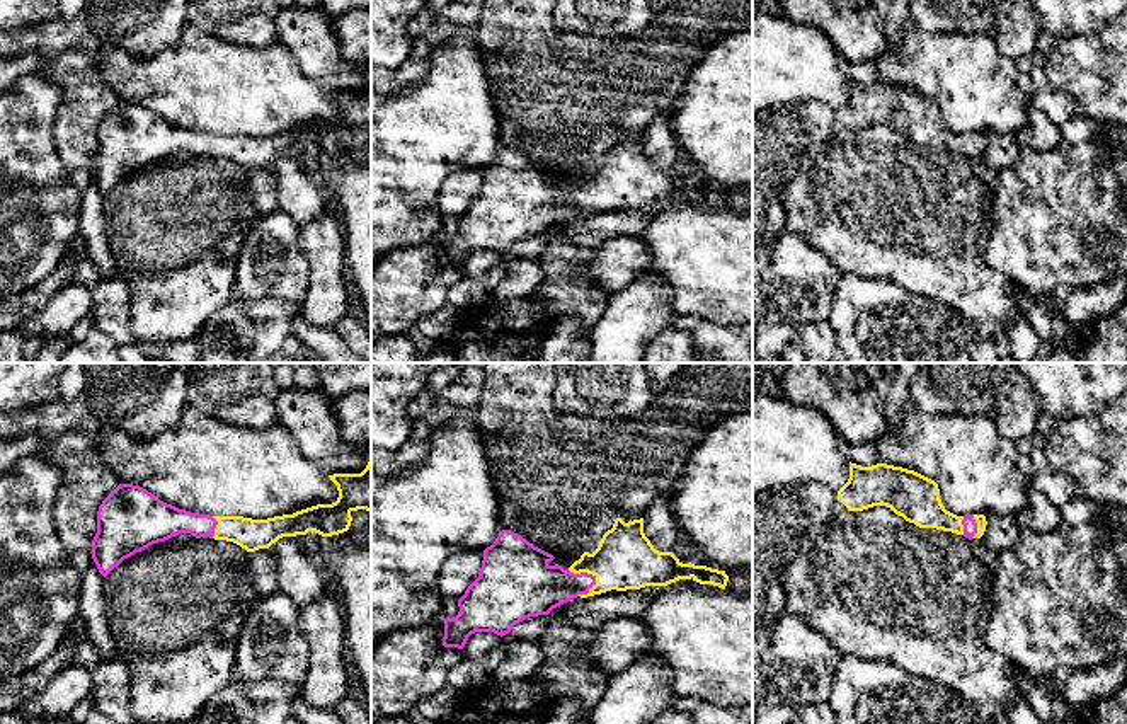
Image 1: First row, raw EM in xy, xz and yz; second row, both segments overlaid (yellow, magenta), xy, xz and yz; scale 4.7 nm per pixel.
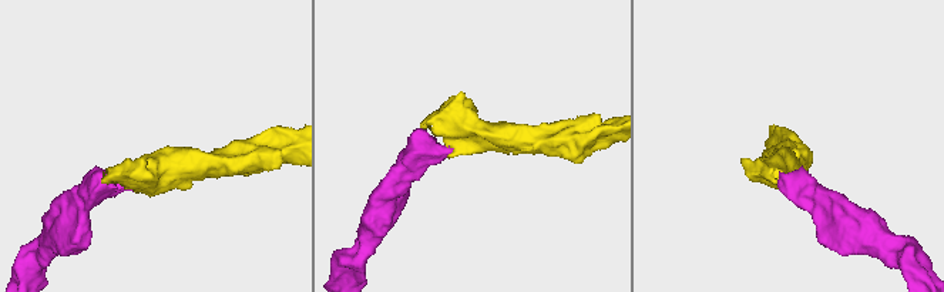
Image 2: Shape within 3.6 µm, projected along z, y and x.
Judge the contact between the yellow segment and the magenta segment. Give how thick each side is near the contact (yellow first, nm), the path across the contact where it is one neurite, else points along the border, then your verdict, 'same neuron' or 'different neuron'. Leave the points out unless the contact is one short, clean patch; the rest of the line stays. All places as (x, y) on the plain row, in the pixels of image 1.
280 nm thick on the yellow side, 260 nm on the other; same neuron

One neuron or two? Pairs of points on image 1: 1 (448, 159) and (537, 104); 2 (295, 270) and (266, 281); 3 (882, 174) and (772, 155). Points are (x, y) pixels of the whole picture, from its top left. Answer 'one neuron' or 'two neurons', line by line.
1: two neurons
2: one neuron
3: two neurons

